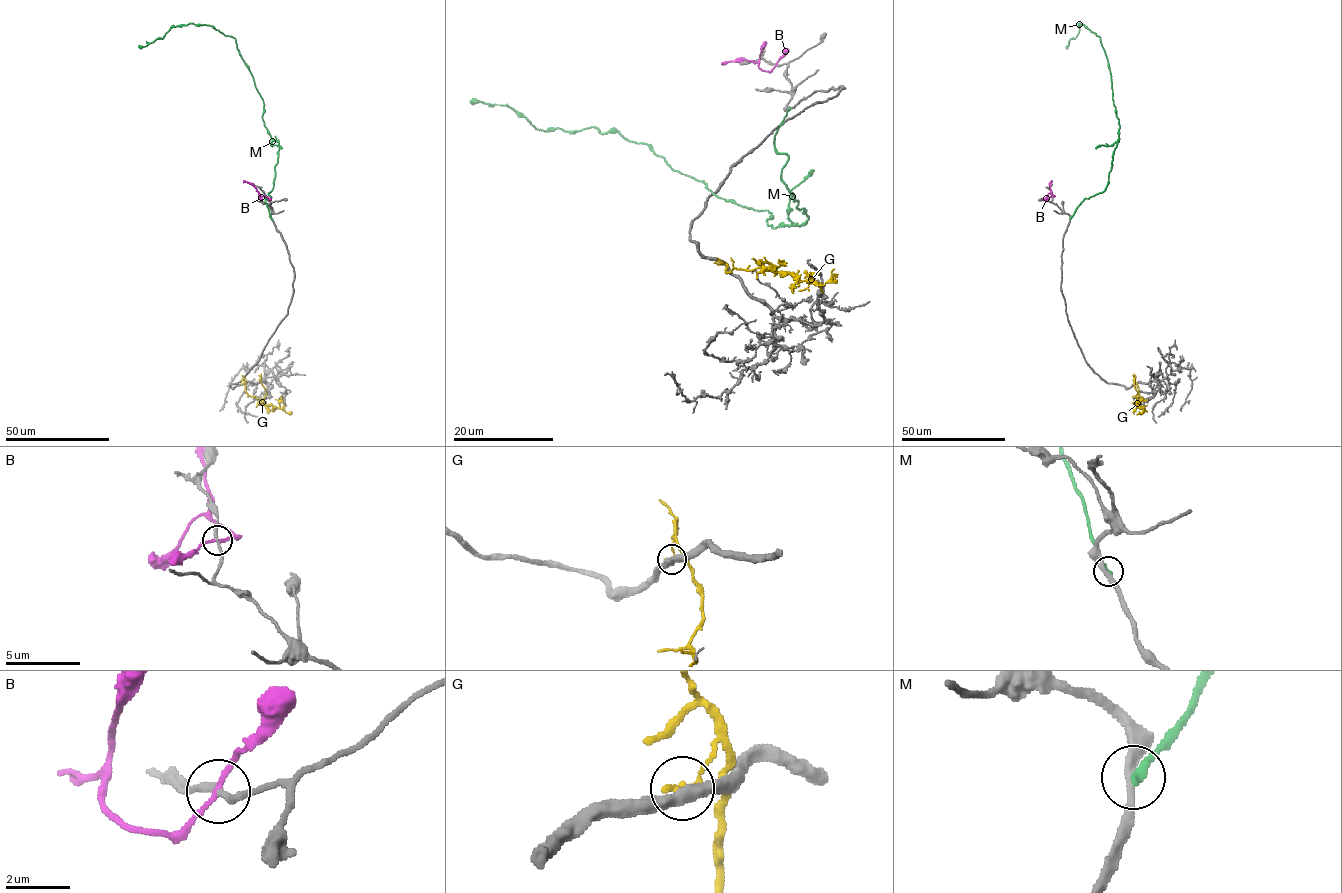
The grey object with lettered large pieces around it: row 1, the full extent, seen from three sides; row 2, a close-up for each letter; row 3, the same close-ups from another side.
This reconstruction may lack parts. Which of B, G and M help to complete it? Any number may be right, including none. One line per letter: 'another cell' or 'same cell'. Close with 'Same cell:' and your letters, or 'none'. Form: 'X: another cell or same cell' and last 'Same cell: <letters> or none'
B: another cell
G: another cell
M: another cell
Same cell: none

